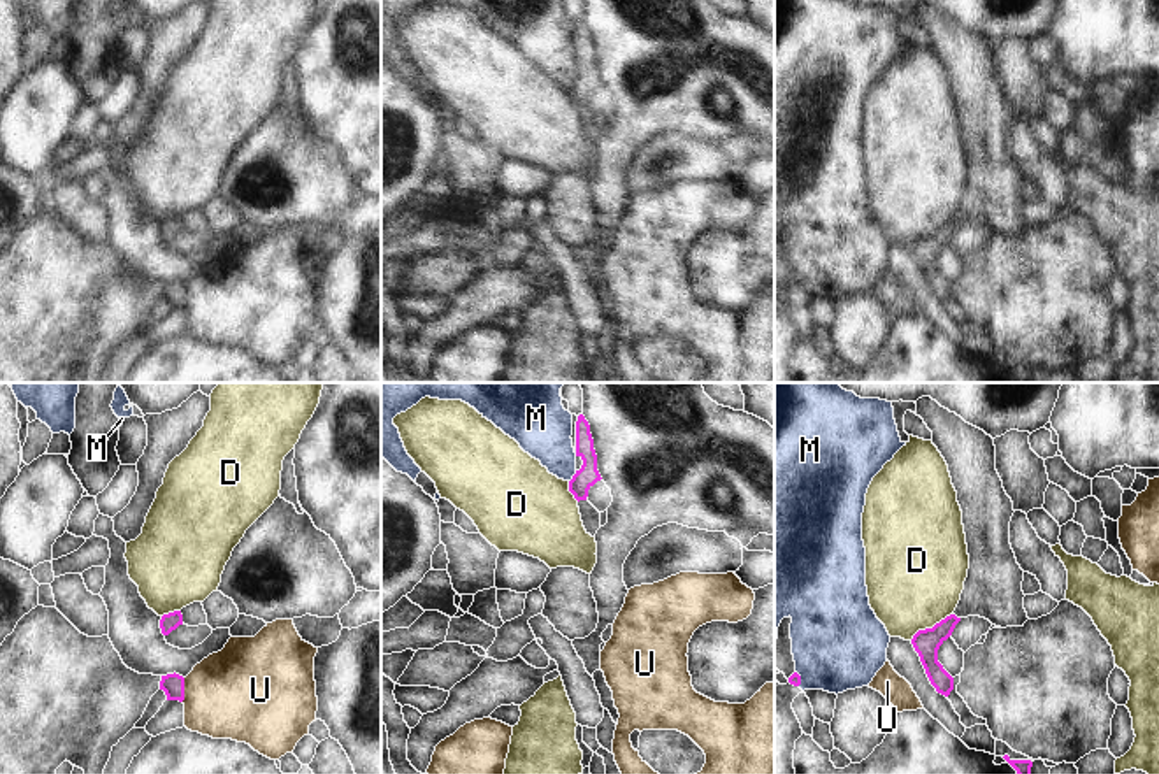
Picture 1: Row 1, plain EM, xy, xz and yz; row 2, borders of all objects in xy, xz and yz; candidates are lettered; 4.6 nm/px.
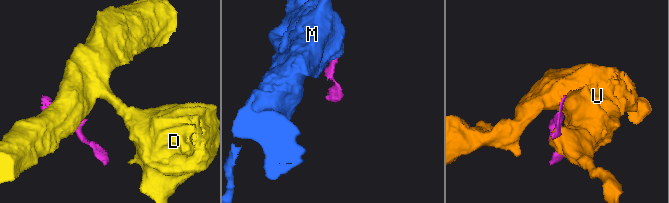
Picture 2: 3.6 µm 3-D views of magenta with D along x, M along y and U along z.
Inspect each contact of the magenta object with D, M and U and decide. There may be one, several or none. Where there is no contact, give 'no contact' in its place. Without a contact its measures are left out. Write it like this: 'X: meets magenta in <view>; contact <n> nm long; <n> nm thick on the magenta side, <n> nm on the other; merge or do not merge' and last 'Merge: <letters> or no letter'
D: meets magenta in yz; contact 240 nm long; 120 nm thick on the magenta side, 440 nm on the other; do not merge
M: meets magenta in xz; contact 70 nm long; 100 nm thick on the magenta side, 260 nm on the other; do not merge
U: meets magenta in xy; contact 110 nm long; 100 nm thick on the magenta side, 420 nm on the other; do not merge
Merge: no letter

